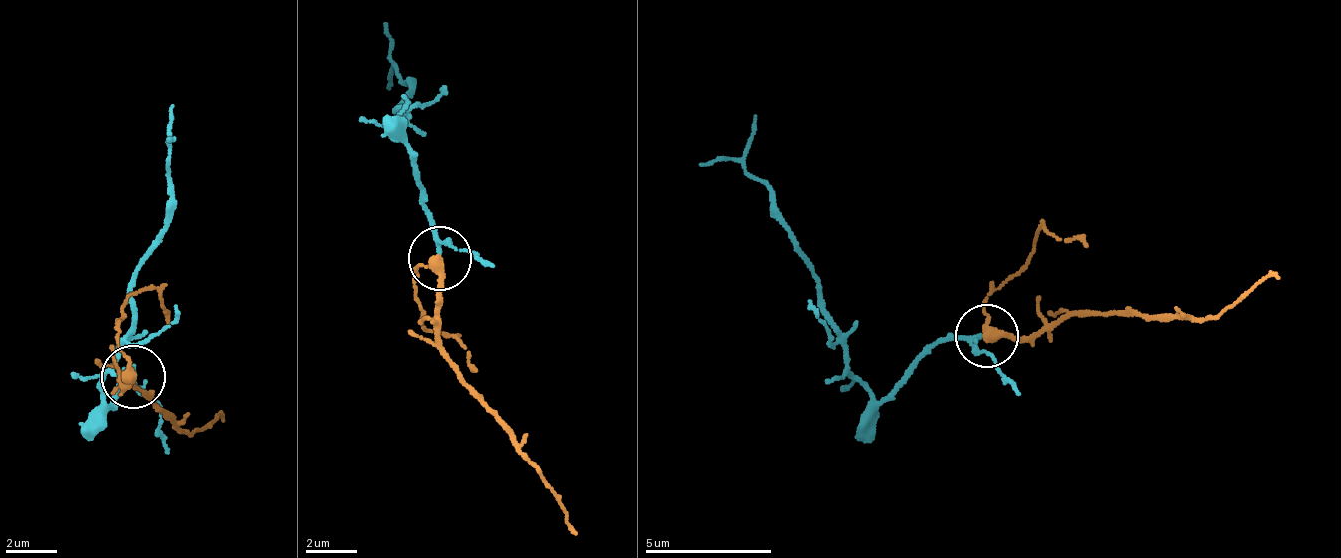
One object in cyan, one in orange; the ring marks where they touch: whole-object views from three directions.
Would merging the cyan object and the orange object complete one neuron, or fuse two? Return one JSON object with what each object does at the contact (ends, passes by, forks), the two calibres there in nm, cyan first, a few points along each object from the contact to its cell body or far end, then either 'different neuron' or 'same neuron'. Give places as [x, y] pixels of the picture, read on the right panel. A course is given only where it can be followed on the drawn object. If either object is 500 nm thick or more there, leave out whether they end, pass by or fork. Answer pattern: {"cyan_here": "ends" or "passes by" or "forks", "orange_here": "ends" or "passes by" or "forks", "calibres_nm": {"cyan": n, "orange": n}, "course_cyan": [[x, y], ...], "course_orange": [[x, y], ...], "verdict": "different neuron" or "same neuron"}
{"cyan_here": "passes by", "orange_here": "passes by", "calibres_nm": {"cyan": 140, "orange": 320}, "course_cyan": [[982, 334], [943, 340], [886, 396], [872, 391], [832, 323], [820, 279], [788, 222], [743, 166], [757, 116]], "course_orange": [[988, 335], [1111, 316], [1227, 312], [1264, 275], [1278, 280]], "verdict": "same neuron"}

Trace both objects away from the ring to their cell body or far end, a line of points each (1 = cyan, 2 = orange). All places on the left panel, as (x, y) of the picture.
1: (132, 374), (107, 403), (103, 394), (130, 322), (133, 276), (165, 218), (172, 106)
2: (131, 376), (117, 382), (193, 433), (218, 413), (221, 422)

